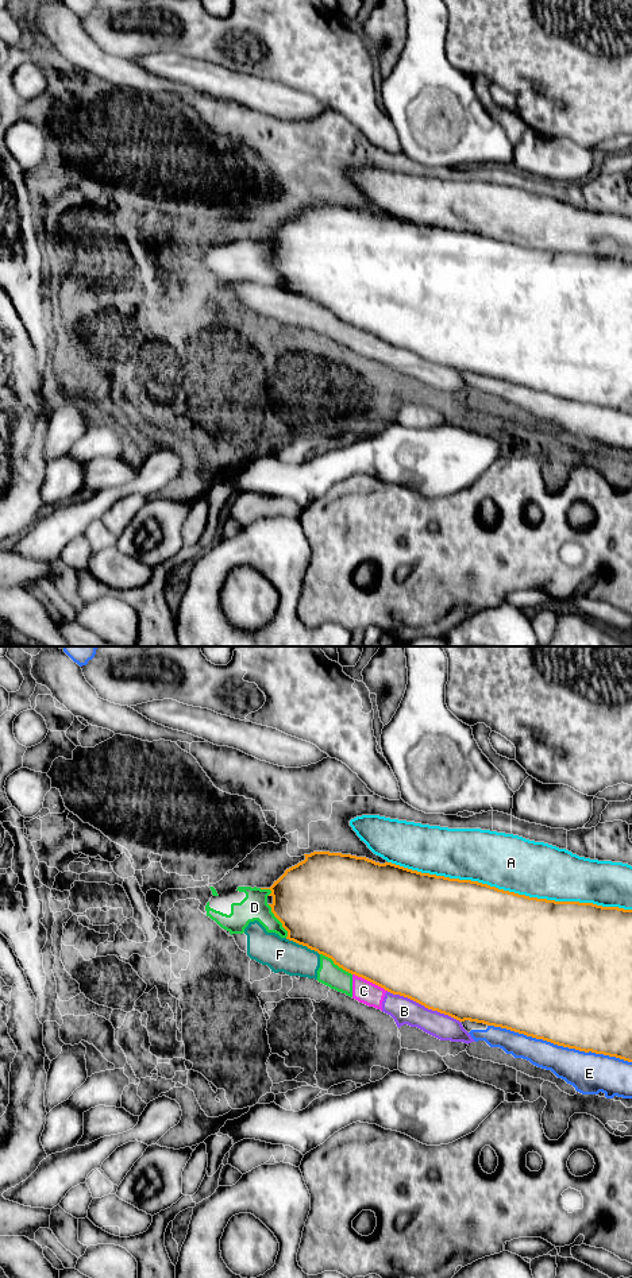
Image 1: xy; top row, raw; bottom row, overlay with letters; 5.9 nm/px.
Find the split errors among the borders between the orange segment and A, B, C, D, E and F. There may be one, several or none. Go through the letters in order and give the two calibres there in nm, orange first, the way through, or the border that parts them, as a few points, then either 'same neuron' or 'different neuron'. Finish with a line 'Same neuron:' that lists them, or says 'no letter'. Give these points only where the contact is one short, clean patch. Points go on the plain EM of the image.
A: 500 nm thick on the orange side, 340 nm on the other; different neuron
B: 500 nm thick on the orange side, 160 nm on the other; different neuron
C: 500 nm thick on the orange side, 140 nm on the other; different neuron
D: 480 nm thick on the orange side, 160 nm on the other; different neuron
E: 500 nm thick on the orange side, 240 nm on the other; different neuron
F: 500 nm thick on the orange side, 200 nm on the other; different neuron
Same neuron: no letter

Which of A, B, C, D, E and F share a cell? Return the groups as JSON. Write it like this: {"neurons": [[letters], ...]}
{"neurons": [["A"], ["B", "C", "D", "E", "F"]]}

